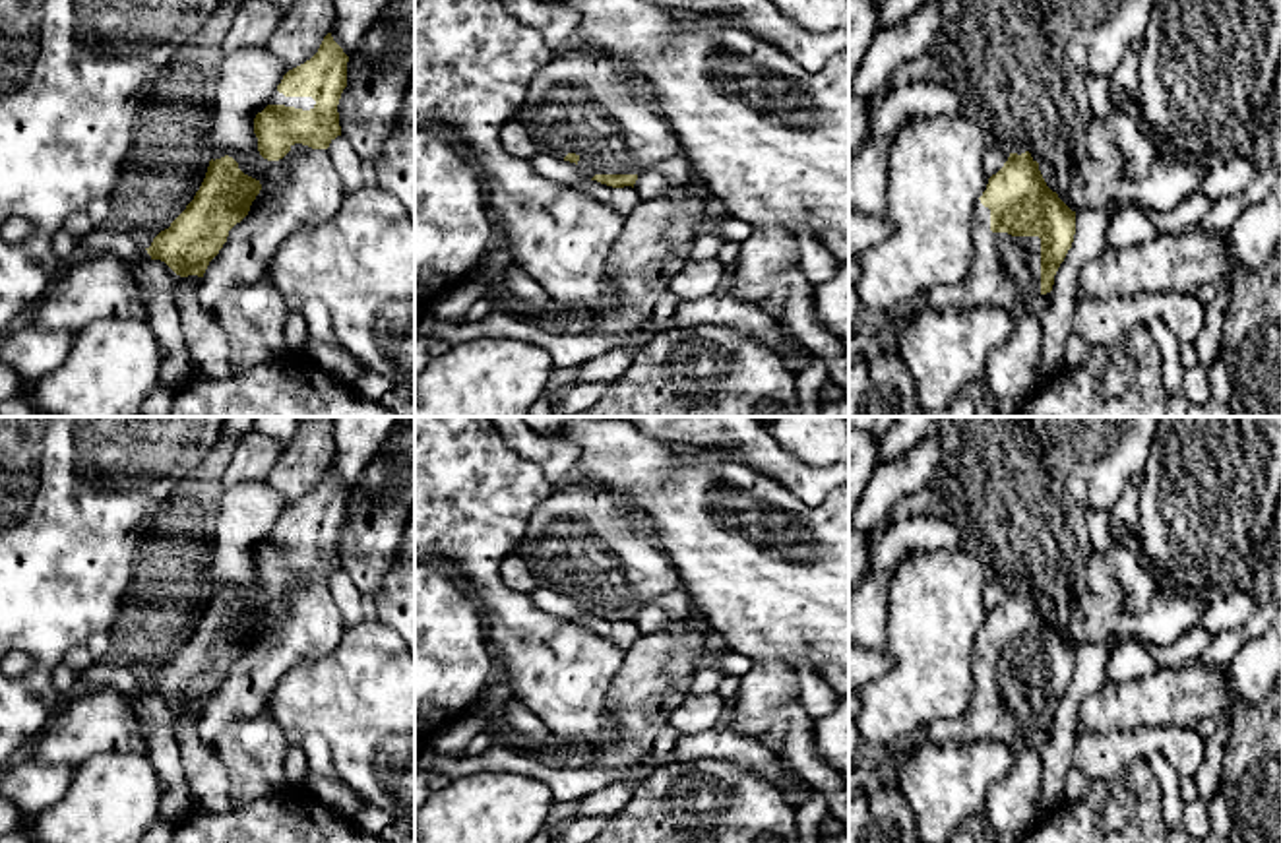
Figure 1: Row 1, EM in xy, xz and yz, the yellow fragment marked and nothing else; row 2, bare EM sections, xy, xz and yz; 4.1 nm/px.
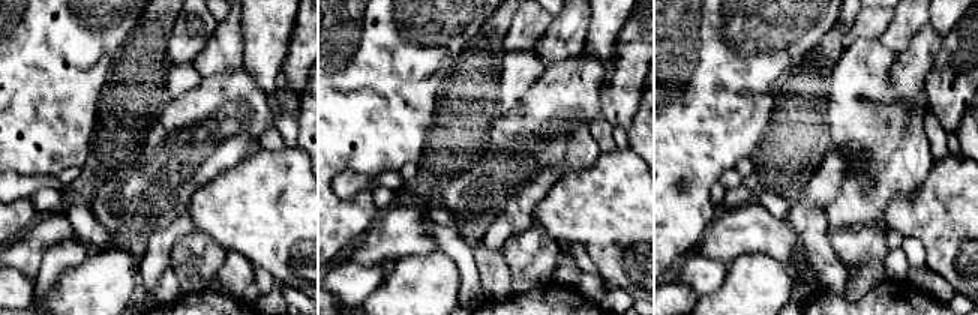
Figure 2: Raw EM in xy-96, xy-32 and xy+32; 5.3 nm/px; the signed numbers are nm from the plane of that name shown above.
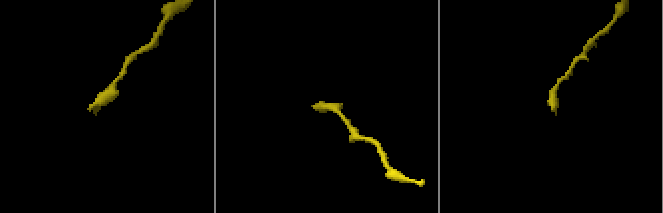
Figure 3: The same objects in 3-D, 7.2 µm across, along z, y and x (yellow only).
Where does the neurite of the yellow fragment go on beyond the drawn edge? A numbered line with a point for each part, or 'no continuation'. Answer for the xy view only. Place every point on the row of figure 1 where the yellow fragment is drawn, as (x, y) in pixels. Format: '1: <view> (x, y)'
1: xy (305, 103)

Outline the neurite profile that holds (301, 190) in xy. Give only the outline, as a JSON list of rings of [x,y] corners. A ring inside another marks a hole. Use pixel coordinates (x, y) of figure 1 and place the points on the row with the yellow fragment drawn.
[[[262,45],[225,56],[213,78],[213,122],[203,147],[213,161],[233,157],[262,190],[202,277],[198,297],[207,310],[233,287],[267,281],[281,244],[302,229],[329,221],[345,198],[326,149],[295,143],[279,161],[267,161],[258,151],[254,118],[275,105],[285,74],[285,64]]]

